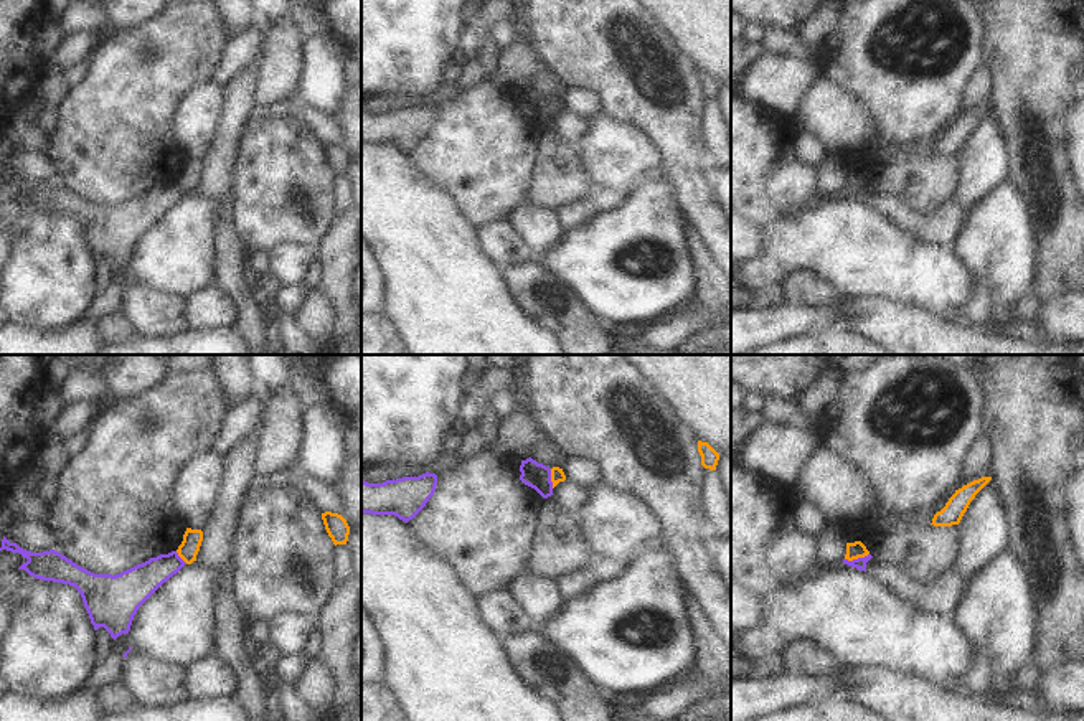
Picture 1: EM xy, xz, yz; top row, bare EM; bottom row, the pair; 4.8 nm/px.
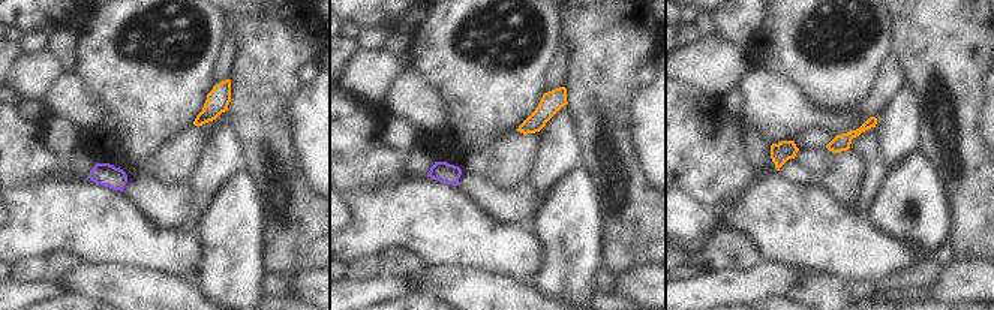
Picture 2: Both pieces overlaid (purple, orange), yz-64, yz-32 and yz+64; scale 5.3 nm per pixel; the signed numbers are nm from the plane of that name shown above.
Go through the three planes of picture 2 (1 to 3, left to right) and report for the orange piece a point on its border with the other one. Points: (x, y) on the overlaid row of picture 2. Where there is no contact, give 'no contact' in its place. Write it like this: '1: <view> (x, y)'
1: no contact
2: no contact
3: no contact

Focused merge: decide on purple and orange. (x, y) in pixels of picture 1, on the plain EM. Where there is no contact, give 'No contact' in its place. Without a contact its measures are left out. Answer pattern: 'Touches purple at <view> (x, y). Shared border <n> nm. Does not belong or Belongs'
Touches purple at yz (858, 188). Shared border 120 nm. Does not belong.

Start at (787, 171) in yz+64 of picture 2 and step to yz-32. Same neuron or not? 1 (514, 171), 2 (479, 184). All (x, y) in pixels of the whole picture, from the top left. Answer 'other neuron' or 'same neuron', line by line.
1: other neuron
2: same neuron

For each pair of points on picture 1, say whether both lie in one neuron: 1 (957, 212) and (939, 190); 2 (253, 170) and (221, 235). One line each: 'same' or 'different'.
1: different
2: different

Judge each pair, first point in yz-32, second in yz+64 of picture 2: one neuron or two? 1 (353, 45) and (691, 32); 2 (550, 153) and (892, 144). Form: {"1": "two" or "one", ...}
{"1": "one", "2": "one"}

